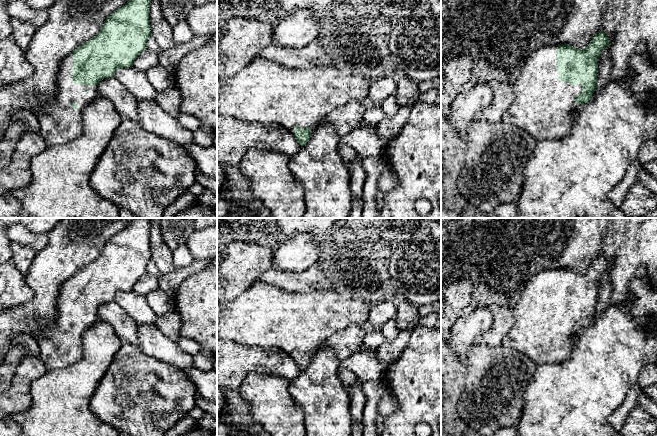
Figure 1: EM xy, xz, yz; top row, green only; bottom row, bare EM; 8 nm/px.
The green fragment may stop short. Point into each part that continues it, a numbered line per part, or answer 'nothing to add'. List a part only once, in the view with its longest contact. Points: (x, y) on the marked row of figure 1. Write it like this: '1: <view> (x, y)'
1: yz (543, 106)

